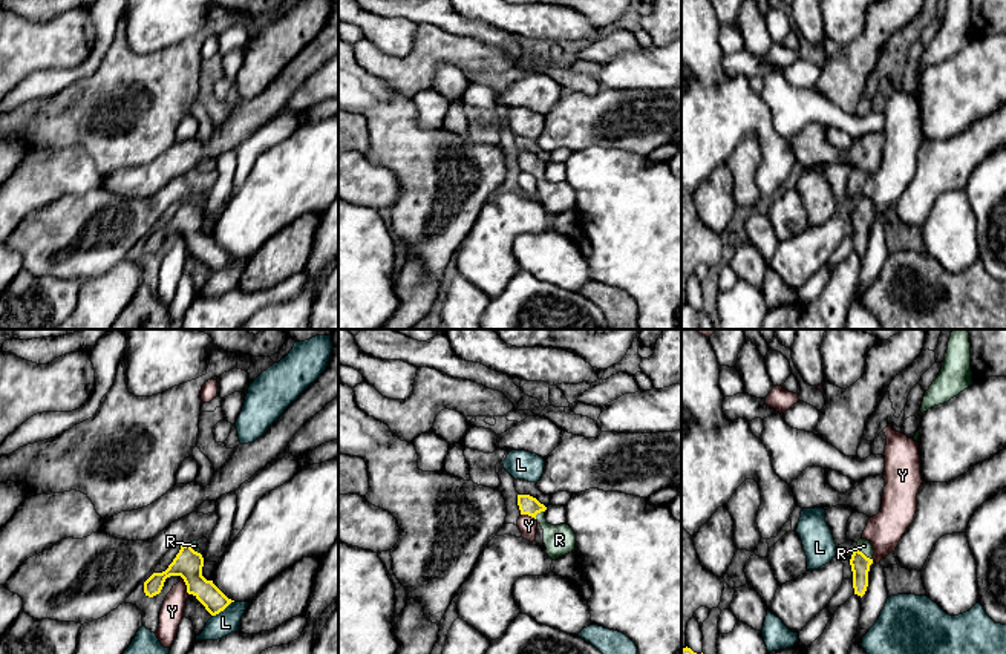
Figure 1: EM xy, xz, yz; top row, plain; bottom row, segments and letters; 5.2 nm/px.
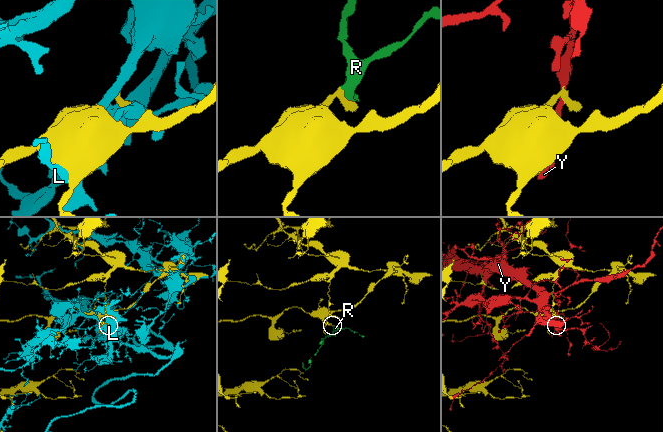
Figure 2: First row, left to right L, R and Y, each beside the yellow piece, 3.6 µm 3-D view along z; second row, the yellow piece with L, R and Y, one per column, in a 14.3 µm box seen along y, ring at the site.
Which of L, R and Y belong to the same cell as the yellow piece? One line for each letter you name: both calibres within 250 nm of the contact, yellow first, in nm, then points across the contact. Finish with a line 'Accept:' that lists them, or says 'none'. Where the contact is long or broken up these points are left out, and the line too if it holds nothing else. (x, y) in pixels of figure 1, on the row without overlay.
R: 100/70 nm | across yz (859, 219), (862, 210), (864, 202)
Accept: R

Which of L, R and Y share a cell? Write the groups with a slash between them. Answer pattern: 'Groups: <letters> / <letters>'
Groups: L / R / Y

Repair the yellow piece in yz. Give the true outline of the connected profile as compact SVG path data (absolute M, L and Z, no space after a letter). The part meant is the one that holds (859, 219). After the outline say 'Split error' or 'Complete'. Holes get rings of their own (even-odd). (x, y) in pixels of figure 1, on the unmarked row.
M859 196L850 216L854 251L861 254L865 251L868 244L868 228L873 221L873 211L874 207L871 199L867 196Z. Split error

